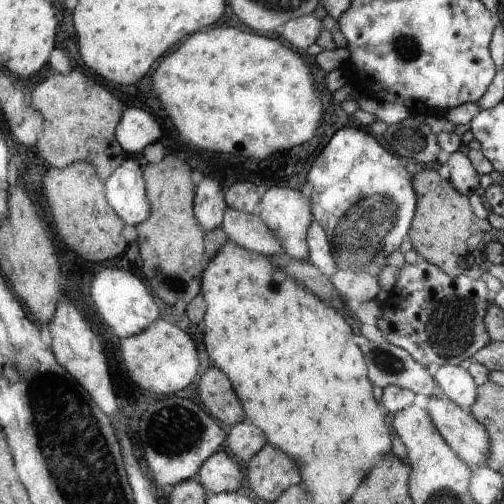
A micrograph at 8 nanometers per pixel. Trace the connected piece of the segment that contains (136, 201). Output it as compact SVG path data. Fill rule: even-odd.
M126 159L106 180L107 201L130 226L151 216L146 182L136 160Z

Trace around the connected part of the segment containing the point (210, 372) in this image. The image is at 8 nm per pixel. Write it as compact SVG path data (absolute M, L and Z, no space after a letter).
M214 366L208 368L200 378L198 394L200 394L200 400L204 406L208 408L208 412L217 421L224 423L227 428L230 428L232 424L244 422L242 404L240 404L236 392L232 390L230 380L226 378L226 374L222 370L218 370Z

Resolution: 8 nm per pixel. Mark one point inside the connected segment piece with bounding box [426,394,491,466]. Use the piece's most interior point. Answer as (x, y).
(462, 430)

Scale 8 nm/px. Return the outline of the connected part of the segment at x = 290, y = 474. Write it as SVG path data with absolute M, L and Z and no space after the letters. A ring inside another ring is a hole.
M272 444L264 446L246 465L252 490L266 502L274 502L302 480L298 464Z

